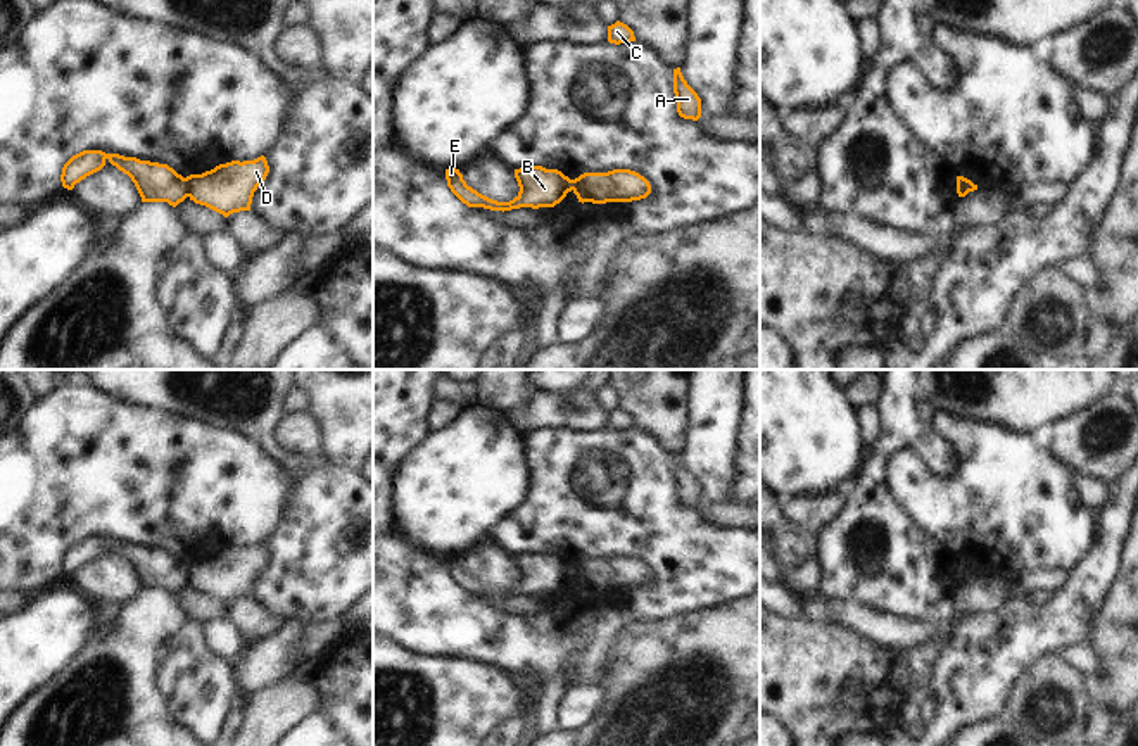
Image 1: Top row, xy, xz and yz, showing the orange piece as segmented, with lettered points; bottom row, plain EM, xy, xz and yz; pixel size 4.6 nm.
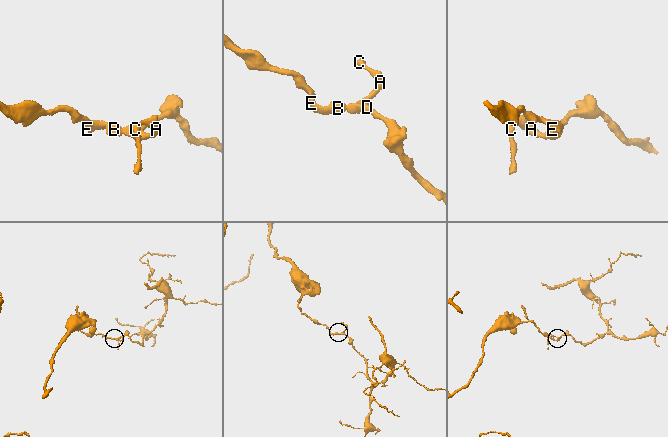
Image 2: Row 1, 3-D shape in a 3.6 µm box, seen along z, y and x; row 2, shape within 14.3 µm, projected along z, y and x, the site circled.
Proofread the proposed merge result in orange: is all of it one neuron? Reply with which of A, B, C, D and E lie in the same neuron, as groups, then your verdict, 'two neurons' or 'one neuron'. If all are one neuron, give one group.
A C D / B E | two neurons

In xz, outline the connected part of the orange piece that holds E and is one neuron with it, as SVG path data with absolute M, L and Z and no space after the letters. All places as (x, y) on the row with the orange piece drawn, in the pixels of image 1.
M523 166L515 169L515 178L520 186L518 195L509 202L497 202L468 186L459 169L446 169L447 186L468 207L503 212L520 207L554 207L573 190L573 180L558 169L546 169L542 166Z

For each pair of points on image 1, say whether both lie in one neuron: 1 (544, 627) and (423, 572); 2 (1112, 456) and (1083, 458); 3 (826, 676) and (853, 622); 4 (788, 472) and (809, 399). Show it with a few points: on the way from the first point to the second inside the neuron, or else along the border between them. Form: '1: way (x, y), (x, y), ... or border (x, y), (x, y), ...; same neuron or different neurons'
1: way (515, 627), (479, 627), (453, 601); same neuron
2: way (1106, 456), (1090, 456); same neuron
3: border (841, 625), (886, 648); different neurons
4: way (793, 455), (793, 417); same neuron

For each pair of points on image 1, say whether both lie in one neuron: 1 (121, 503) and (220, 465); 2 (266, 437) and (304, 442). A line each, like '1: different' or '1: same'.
1: same
2: different

